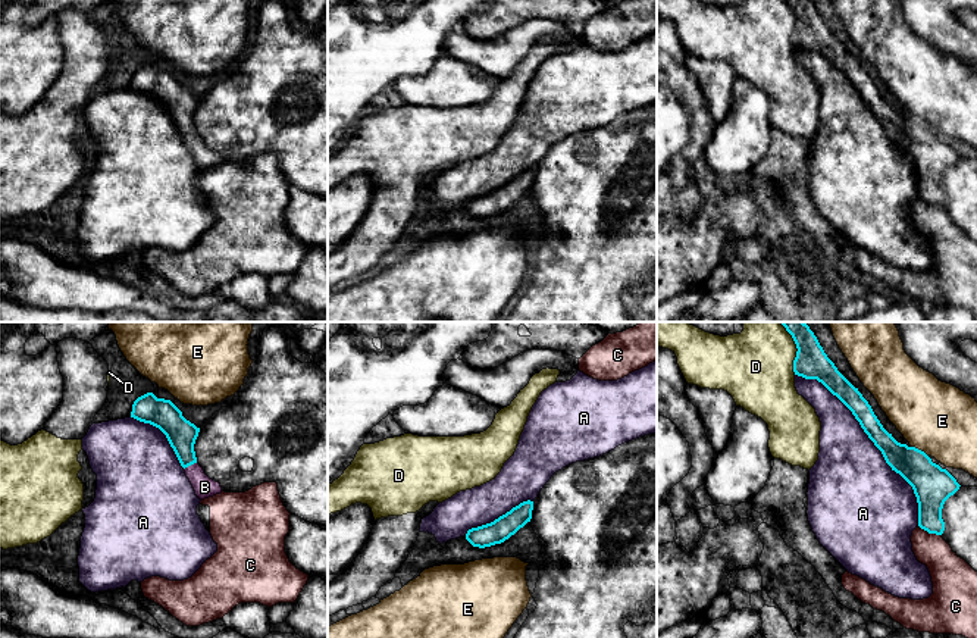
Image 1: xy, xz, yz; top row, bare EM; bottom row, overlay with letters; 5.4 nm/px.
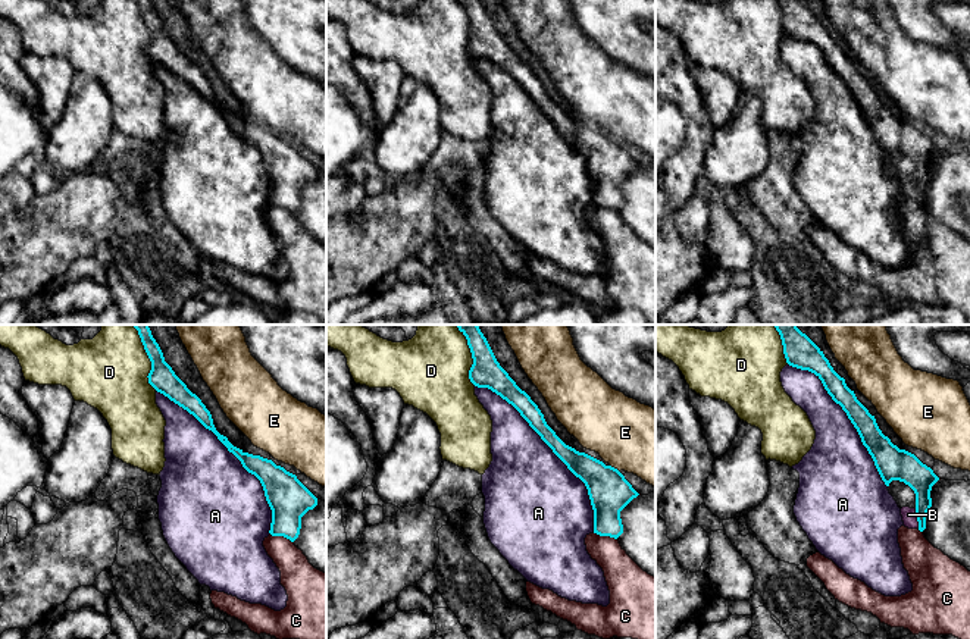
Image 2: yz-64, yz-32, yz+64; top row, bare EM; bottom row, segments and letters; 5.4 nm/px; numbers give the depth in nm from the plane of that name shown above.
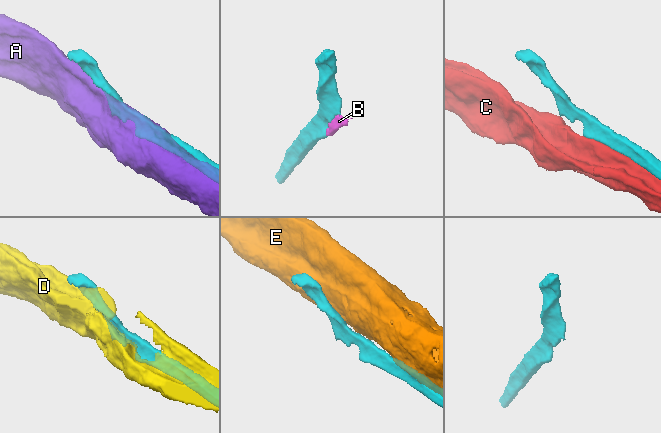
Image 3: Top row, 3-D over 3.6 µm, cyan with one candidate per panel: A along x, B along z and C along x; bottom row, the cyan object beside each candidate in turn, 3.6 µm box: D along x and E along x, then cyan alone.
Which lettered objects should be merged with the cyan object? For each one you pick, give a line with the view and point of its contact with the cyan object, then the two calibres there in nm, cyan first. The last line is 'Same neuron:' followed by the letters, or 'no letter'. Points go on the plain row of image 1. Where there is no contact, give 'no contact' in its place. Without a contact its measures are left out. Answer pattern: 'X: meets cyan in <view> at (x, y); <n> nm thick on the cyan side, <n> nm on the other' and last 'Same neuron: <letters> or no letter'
B: meets cyan in xy at (190, 135); 160 nm thick on the cyan side, 120 nm on the other
Same neuron: B

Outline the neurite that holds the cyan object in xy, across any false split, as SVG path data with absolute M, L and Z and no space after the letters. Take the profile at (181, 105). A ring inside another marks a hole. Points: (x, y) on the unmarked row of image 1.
M147 63L134 72L131 88L150 94L166 106L200 171L222 163L220 154L210 150L197 134L194 115L200 98L187 91L170 71L157 69L153 63Z

